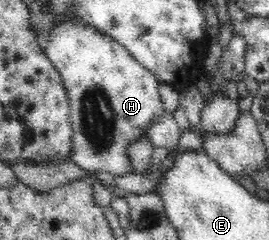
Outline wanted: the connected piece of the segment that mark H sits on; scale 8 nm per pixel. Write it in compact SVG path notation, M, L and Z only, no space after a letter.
M67 24L63 29L57 29L49 36L45 52L62 78L62 85L69 101L70 159L79 168L91 173L103 170L114 177L123 176L127 172L133 173L133 165L127 155L129 144L133 144L141 136L147 137L145 128L166 114L163 100L159 95L160 82L157 82L154 74L139 64L126 48L88 26Z

